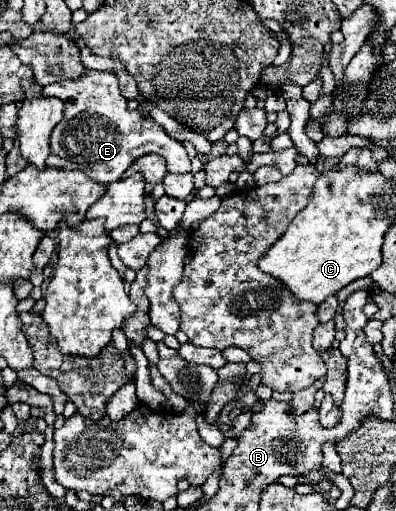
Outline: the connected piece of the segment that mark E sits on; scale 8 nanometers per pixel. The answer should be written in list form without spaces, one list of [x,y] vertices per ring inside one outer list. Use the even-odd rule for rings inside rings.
[[[87,71],[79,79],[63,79],[43,87],[43,95],[59,97],[65,105],[65,117],[51,133],[47,167],[81,169],[99,183],[113,183],[123,177],[135,159],[157,153],[165,157],[171,173],[191,173],[191,159],[183,143],[171,139],[155,121],[143,119],[141,111],[127,109],[127,99],[119,93],[119,81],[113,73]],[[75,147],[81,147],[83,155],[75,155]]]

